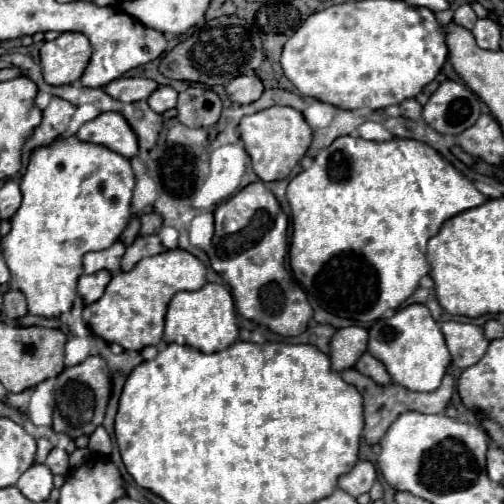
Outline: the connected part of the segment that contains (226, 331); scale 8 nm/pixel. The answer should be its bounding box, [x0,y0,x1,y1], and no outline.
[165,283,237,353]

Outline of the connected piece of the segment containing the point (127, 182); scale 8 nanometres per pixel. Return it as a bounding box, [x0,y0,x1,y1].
[1,135,135,317]

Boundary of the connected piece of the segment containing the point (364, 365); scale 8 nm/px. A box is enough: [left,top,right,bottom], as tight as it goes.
[355,351,391,385]

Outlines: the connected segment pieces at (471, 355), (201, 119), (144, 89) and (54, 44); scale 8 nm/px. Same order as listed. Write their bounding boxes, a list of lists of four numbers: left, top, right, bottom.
[[441,321,489,369],[177,85,221,127],[105,77,159,103],[41,33,91,85]]

